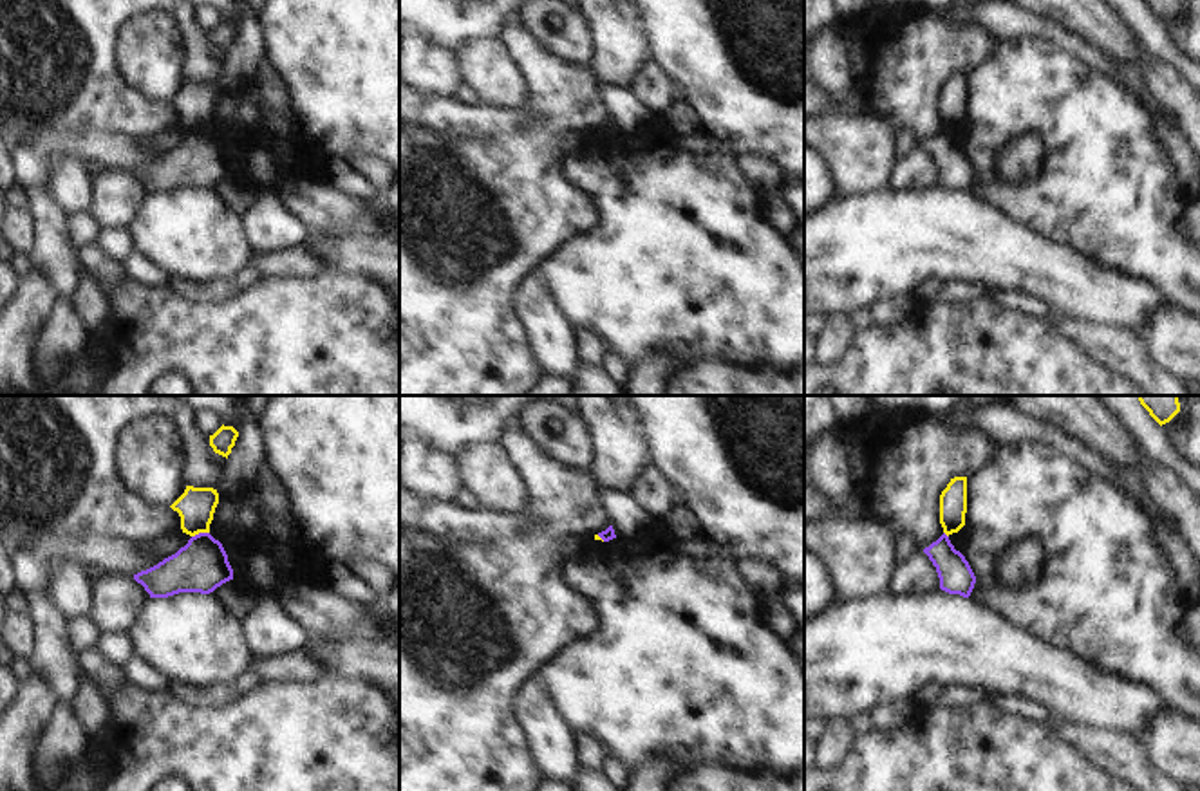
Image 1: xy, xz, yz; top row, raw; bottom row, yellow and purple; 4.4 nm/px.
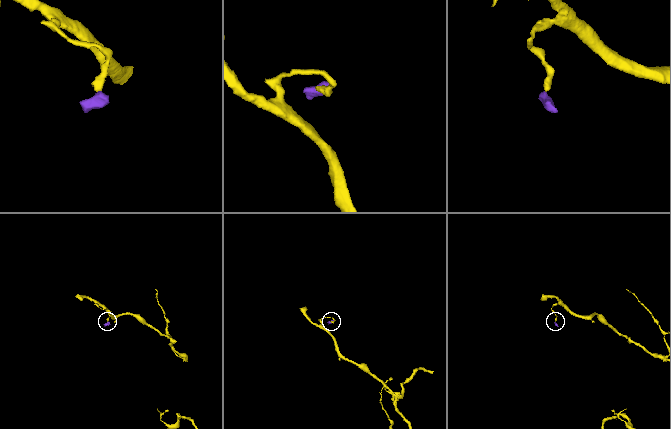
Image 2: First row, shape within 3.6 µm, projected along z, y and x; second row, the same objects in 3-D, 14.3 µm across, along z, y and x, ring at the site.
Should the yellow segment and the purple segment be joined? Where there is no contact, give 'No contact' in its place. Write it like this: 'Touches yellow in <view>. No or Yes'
Touches yellow in xy. No

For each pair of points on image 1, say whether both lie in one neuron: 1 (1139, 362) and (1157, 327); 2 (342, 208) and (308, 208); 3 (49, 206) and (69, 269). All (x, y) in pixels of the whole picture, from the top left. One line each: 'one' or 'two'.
1: two
2: one
3: one

